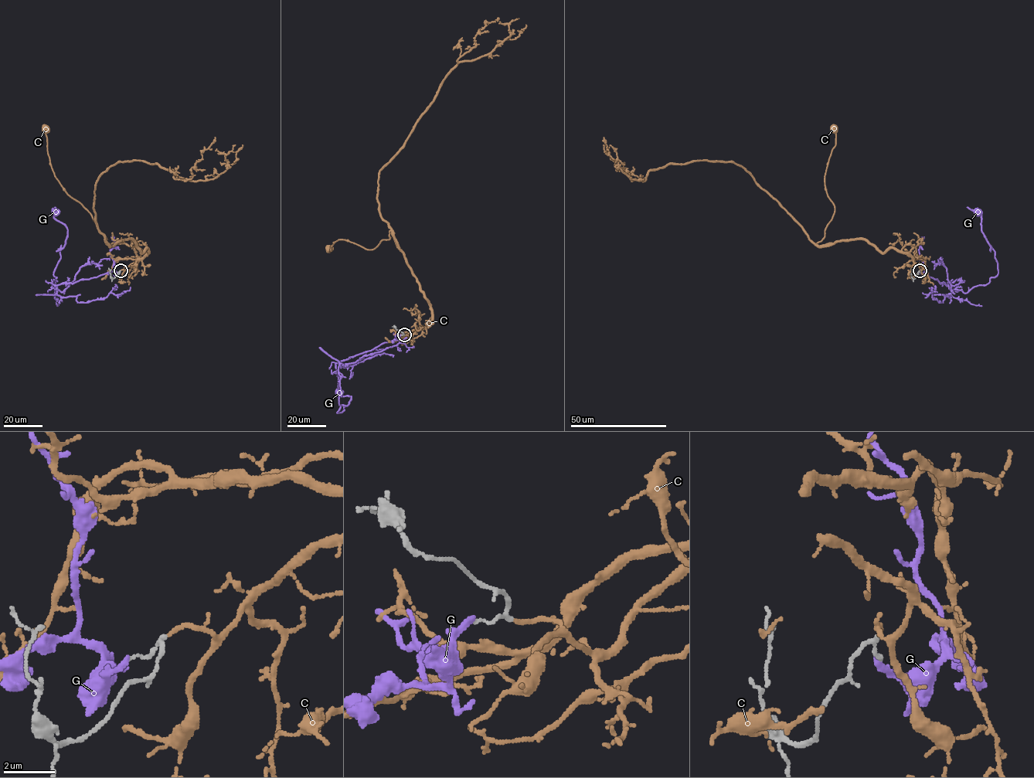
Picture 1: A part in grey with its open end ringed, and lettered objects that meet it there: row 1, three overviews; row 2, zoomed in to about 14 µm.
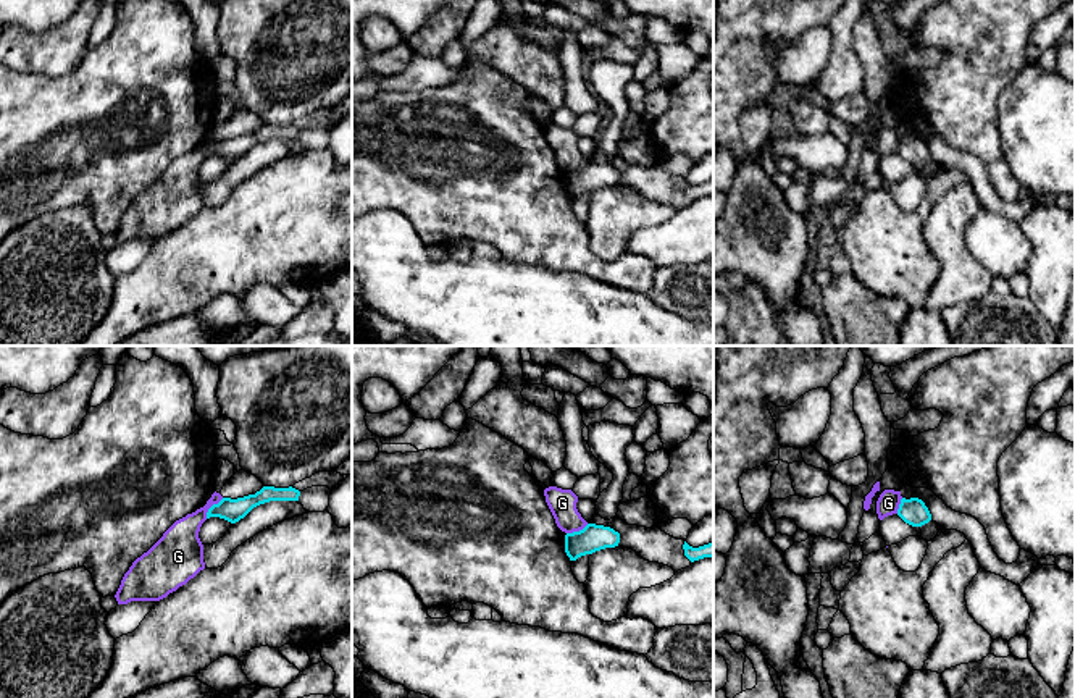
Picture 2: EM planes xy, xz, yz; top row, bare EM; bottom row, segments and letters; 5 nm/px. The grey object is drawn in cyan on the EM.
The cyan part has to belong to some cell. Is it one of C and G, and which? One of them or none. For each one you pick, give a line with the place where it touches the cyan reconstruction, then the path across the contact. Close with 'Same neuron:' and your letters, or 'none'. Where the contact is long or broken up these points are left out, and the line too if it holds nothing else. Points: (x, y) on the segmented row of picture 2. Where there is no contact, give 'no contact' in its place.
C: no contact
Same neuron: C

